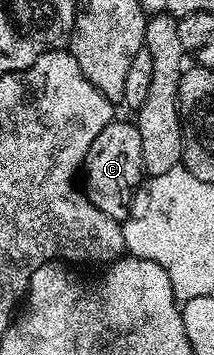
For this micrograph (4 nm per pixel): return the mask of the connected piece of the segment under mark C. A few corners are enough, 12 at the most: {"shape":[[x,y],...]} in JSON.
{"shape":[[109,122],[84,163],[86,195],[104,216],[131,217],[142,178],[140,132]]}

